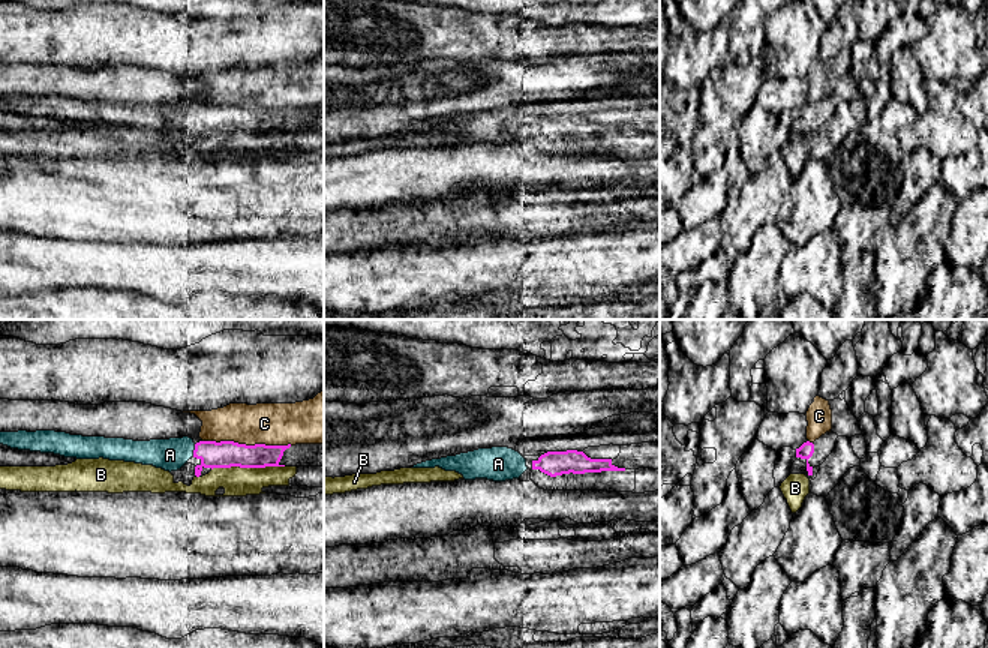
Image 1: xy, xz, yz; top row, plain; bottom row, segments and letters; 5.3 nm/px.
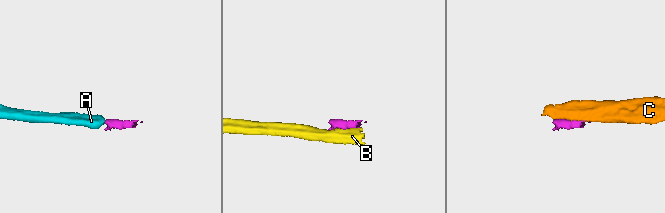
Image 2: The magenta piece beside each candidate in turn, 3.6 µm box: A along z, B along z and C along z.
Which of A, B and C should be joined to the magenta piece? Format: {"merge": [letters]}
{"merge": ["A"]}

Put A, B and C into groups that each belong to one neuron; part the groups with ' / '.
A / B / C

